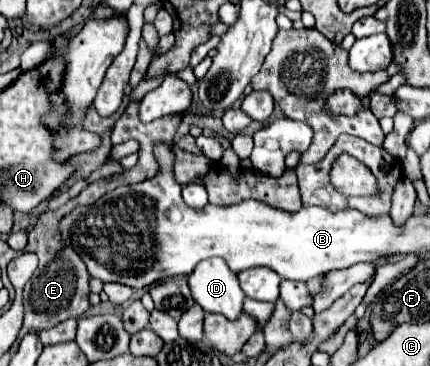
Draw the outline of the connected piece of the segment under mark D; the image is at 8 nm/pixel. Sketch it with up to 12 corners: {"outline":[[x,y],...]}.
{"outline":[[206,259],[188,277],[194,301],[236,319],[244,293],[222,259]]}

